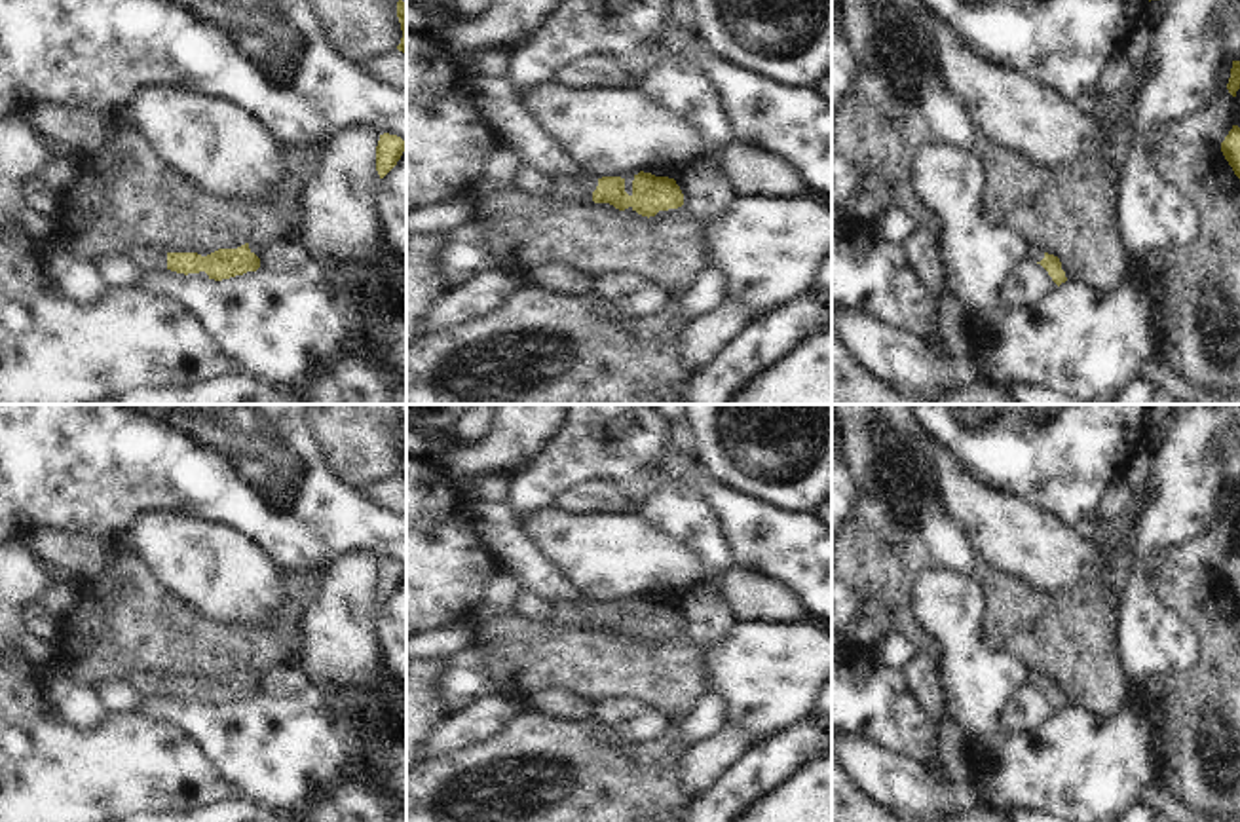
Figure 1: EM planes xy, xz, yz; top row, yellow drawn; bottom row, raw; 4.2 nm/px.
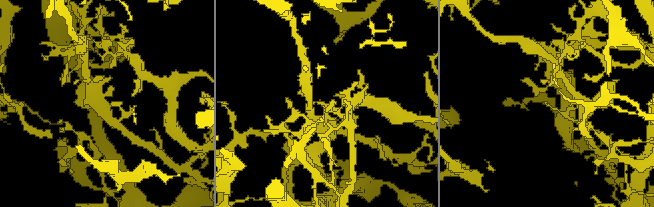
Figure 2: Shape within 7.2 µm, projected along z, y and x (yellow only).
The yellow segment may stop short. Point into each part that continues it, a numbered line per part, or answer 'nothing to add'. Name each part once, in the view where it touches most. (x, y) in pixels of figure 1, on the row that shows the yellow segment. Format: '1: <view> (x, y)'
1: xz (580, 186)

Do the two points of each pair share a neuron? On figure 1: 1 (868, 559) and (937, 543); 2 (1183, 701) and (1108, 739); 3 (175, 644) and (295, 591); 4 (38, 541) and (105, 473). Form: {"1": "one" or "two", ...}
{"1": "one", "2": "two", "3": "one", "4": "two"}

